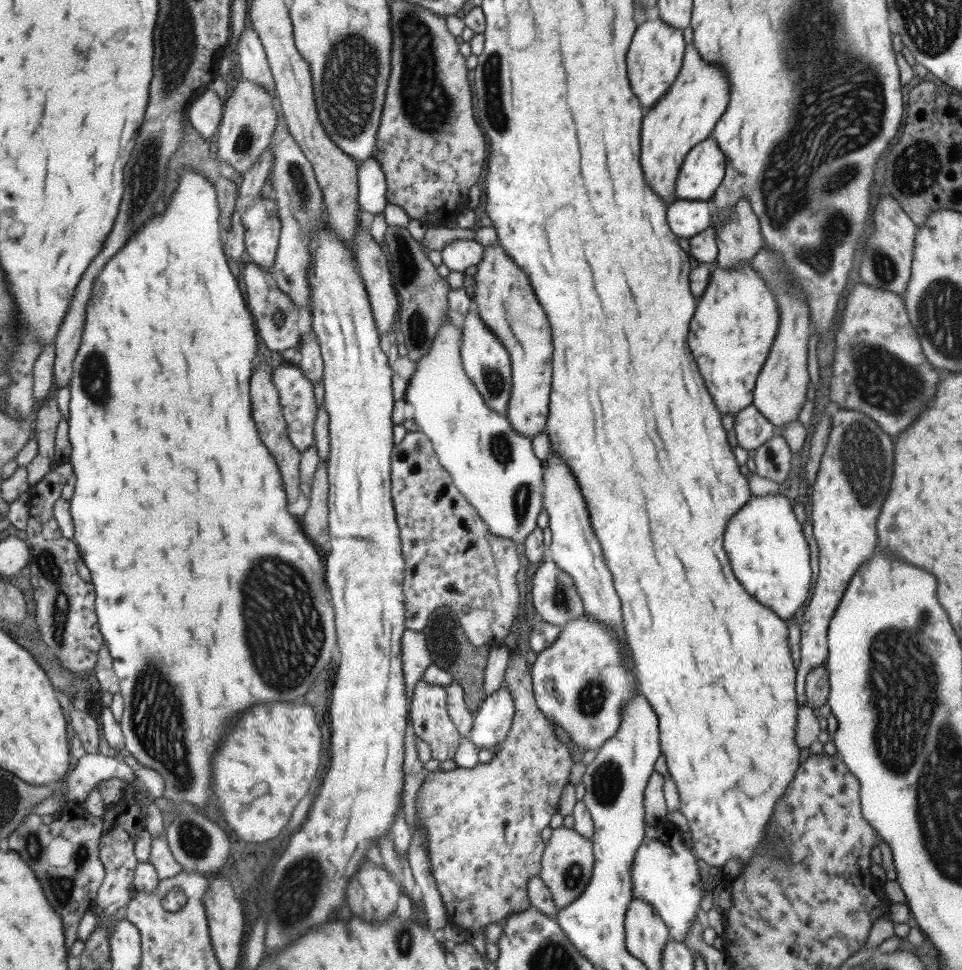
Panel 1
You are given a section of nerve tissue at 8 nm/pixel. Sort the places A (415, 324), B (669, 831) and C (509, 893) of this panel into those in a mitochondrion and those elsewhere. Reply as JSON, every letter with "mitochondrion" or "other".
{"A":"mitochondrion","B":"other","C":"other"}

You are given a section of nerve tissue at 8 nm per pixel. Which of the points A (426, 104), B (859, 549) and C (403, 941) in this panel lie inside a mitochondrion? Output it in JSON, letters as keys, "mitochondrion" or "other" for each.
{"A":"mitochondrion","B":"other","C":"mitochondrion"}

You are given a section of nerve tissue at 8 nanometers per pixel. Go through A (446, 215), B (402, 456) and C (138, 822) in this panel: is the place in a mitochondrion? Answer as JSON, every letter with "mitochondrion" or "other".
{"A":"other","B":"other","C":"other"}

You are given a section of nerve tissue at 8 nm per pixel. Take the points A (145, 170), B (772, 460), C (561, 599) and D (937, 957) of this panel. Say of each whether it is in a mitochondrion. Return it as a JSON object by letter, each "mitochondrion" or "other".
{"A":"mitochondrion","B":"mitochondrion","C":"mitochondrion","D":"other"}

